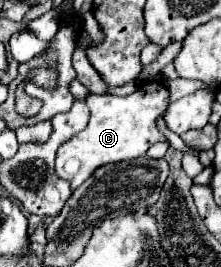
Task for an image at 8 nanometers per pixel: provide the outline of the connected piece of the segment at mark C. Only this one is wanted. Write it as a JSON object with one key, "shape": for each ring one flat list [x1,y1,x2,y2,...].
{"shape":[[150,80,138,84,138,90,130,96,88,94,86,104,90,108,88,126,62,144,56,154,56,174,68,180,72,190,86,182,100,166,144,156,152,144,164,140,156,128,156,118,168,106,168,90,162,82]]}

